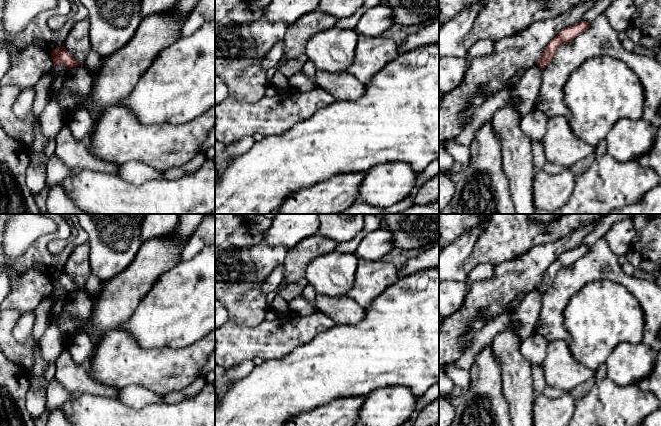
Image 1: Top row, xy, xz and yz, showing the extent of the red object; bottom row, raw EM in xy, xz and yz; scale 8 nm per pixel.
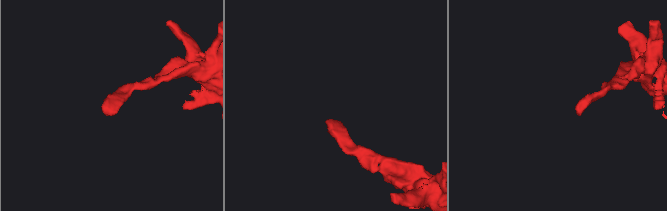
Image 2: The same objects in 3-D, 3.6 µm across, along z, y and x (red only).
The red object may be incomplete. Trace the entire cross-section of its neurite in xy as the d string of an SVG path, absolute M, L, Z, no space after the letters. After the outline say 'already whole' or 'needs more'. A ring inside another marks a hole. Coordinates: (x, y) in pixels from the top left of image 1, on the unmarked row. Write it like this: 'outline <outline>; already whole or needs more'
outline M64 269L53 273L51 281L54 289L65 290L67 294L82 289L66 274Z; already whole

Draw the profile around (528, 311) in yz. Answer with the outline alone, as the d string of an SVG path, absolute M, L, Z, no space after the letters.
M537 289L525 294L512 316L511 324L516 326L515 333L520 342L535 331L541 313L541 296L542 293Z

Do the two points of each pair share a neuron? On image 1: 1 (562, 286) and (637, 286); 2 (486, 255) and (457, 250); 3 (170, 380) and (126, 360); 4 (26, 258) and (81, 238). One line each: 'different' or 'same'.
1: same
2: different
3: same
4: same

